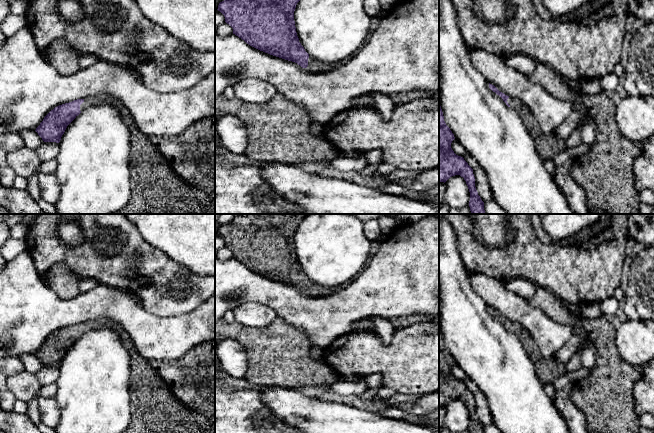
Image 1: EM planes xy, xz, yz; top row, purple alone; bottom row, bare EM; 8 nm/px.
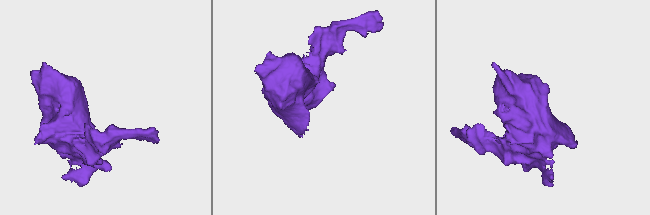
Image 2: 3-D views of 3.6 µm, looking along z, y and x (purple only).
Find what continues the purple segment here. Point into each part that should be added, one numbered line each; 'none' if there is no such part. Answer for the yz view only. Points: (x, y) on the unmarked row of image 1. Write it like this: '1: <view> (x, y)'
1: yz (548, 370)

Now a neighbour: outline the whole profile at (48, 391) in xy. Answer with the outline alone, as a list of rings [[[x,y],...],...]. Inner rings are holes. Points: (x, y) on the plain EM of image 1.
[[[56,383],[42,386],[42,388],[40,390],[40,397],[55,398],[56,394],[57,394]]]

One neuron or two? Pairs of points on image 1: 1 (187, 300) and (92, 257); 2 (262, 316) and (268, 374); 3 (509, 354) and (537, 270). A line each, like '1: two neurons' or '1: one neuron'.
1: one neuron
2: two neurons
3: two neurons

